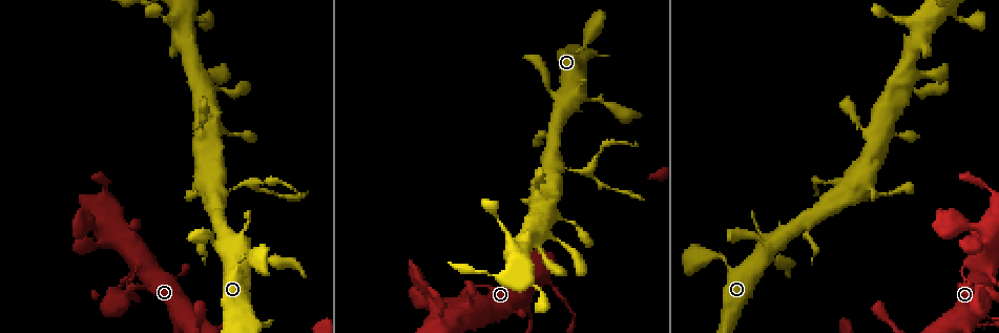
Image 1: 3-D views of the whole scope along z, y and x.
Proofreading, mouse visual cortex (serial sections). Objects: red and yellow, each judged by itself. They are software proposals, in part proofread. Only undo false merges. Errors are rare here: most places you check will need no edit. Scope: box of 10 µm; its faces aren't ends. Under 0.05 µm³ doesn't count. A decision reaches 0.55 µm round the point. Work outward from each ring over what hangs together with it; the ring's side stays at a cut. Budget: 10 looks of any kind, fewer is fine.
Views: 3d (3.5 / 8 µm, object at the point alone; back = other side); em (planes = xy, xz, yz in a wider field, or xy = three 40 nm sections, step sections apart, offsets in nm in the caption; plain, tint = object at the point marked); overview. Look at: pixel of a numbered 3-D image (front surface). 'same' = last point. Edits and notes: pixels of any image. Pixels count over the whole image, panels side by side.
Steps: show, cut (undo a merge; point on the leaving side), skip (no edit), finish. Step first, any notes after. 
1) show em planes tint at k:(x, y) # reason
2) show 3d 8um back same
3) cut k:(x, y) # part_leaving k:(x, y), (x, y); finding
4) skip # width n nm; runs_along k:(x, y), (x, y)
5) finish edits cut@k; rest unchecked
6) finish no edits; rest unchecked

show 3d 3.5um at 1:(581, 97)

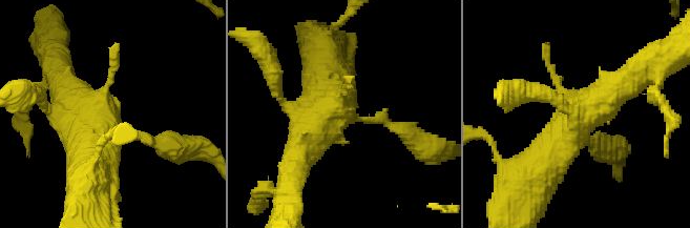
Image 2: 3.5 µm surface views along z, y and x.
show em planes tint at 2:(347, 111)

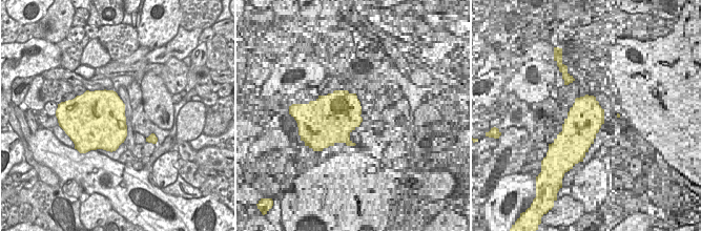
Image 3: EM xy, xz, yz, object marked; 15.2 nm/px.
skip # runs_along 2:(530, 181), (589, 106), (624, 84); continuous, no second cell

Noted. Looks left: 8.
show 3d 3.5um at 1:(222, 194) # small branch off a trunk

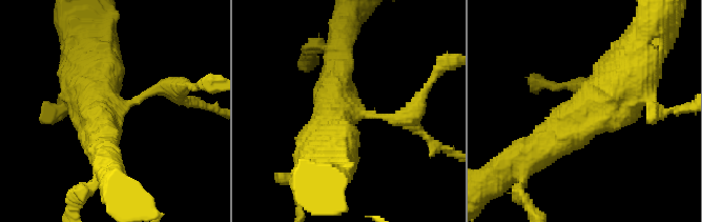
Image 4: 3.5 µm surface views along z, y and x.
show em xy step 3 tint at 4:(354, 113) # arms 3; arm_widths 250, 450, 700 nm; now the EM

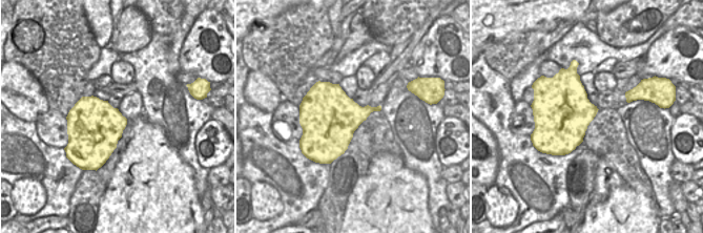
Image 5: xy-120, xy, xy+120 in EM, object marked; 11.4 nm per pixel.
cut 4:(408, 119) # width 600 nm; part_leaving 4:(383, 117), (418, 106), (450, 63); a second cell is stuck on

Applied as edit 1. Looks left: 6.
show 3d 8um at 1:(476, 302) # abrupt turn

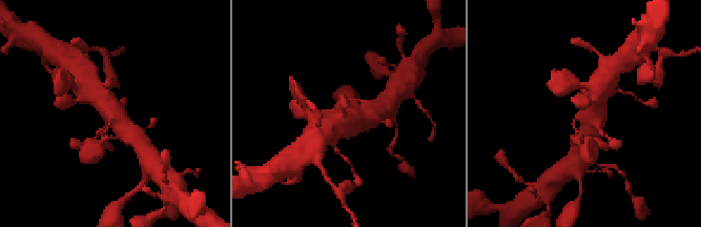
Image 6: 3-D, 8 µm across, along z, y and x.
show 3d 3.5um same

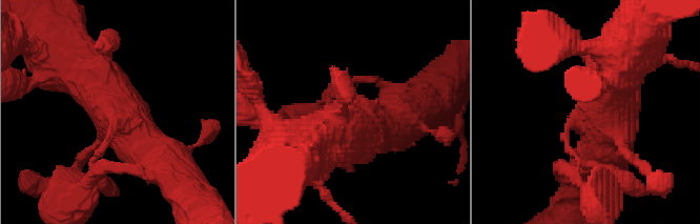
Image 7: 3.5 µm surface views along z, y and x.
show em xy step 2 tint at 7:(587, 119) # shape alone is not enough

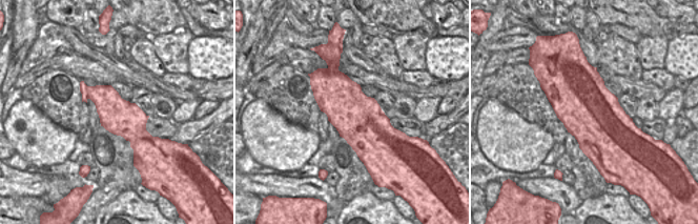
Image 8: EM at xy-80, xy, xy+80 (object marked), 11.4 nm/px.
skip # runs_along 7:(398, 112), (328, 104); all the same cell

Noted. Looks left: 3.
finish edits cut@4; rest unchecked

